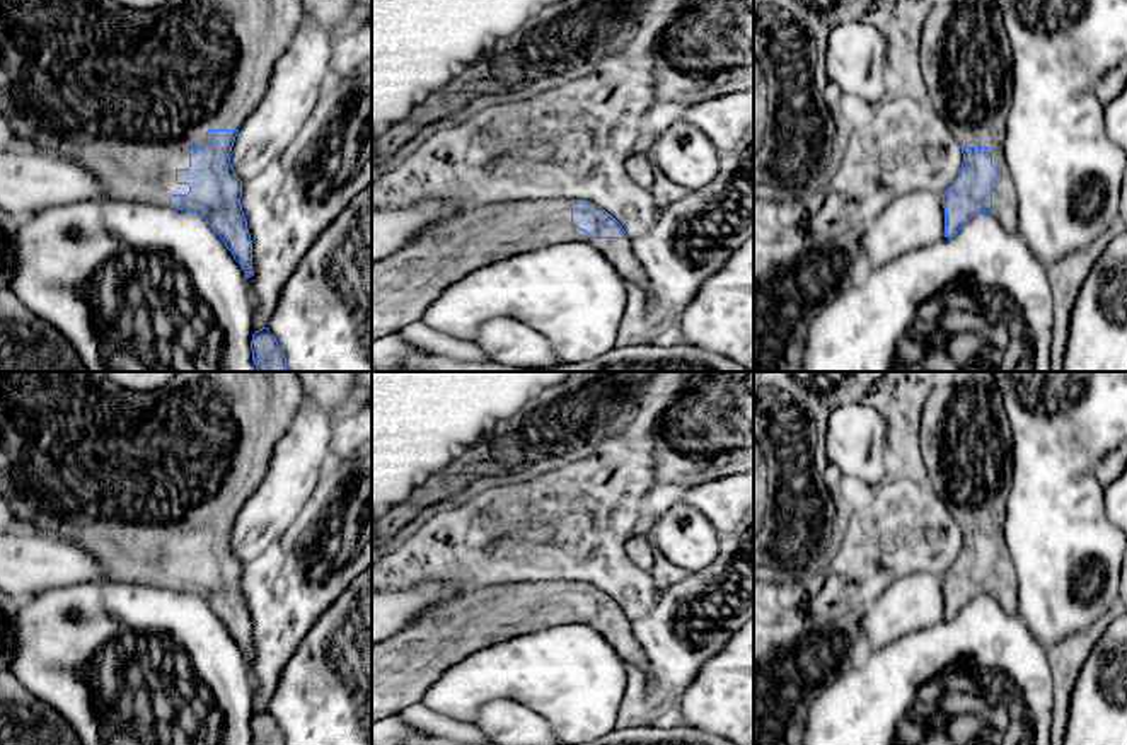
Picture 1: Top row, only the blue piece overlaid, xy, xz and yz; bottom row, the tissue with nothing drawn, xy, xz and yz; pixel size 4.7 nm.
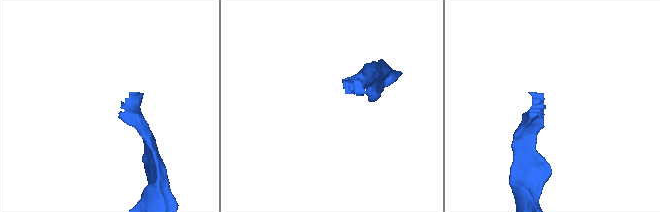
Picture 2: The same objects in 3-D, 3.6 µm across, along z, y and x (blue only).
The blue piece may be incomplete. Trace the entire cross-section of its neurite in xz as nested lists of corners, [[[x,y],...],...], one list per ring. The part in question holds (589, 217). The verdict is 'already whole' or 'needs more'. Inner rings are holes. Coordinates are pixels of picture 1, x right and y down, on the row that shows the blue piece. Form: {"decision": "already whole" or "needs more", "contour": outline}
{"decision": "needs more", "contour": [[[540,198],[472,206],[438,220],[397,252],[372,264],[372,341],[421,321],[423,312],[469,273],[559,242],[587,242],[598,249],[624,280],[646,285],[646,274],[633,252],[631,239],[622,225],[595,203]]]}

